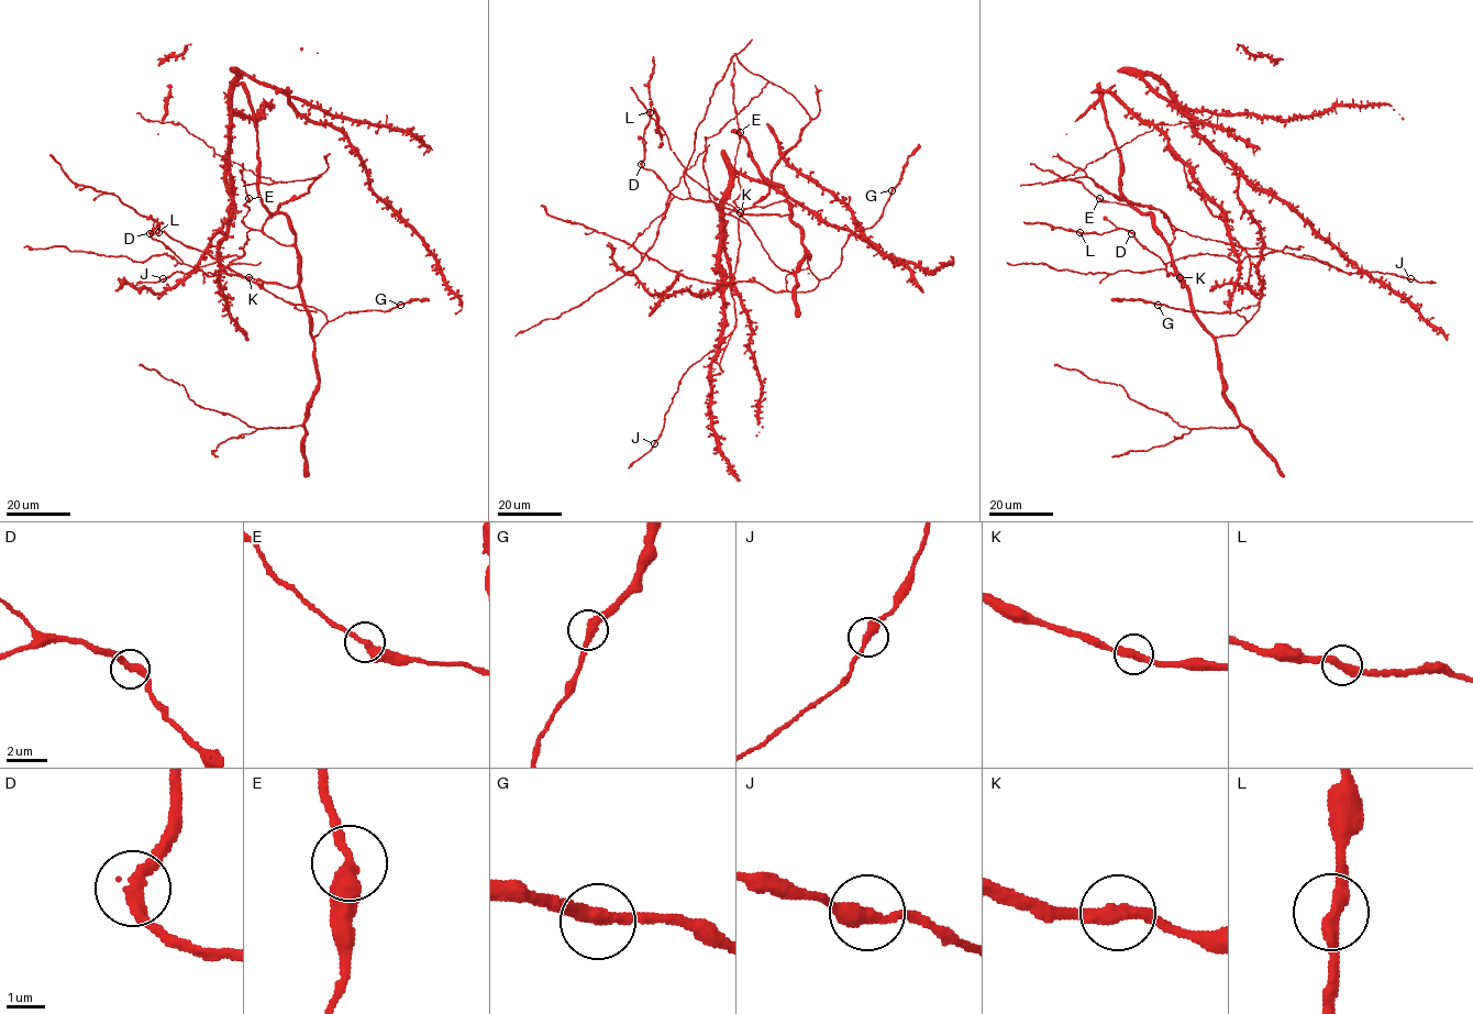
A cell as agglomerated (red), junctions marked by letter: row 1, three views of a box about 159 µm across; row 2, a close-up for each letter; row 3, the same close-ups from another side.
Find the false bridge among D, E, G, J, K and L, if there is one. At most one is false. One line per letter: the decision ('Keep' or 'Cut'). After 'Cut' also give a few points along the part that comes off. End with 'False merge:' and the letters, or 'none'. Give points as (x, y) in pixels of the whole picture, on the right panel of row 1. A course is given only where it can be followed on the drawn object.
D: Keep
E: Keep
G: Keep
J: Keep
K: Keep
L: Keep
False merge: none

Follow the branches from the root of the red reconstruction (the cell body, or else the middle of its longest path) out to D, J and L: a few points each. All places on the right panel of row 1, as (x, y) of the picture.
D: (1248, 286), (1258, 311), (1236, 334), (1214, 337), (1181, 278), (1167, 276), (1131, 232)
J: (1248, 286), (1258, 311), (1236, 334), (1214, 337), (1175, 266), (1173, 232), (1309, 255), (1347, 273), (1410, 279)
L: (1248, 286), (1258, 311), (1236, 334), (1214, 337), (1181, 278), (1167, 276), (1132, 233), (1080, 232)

